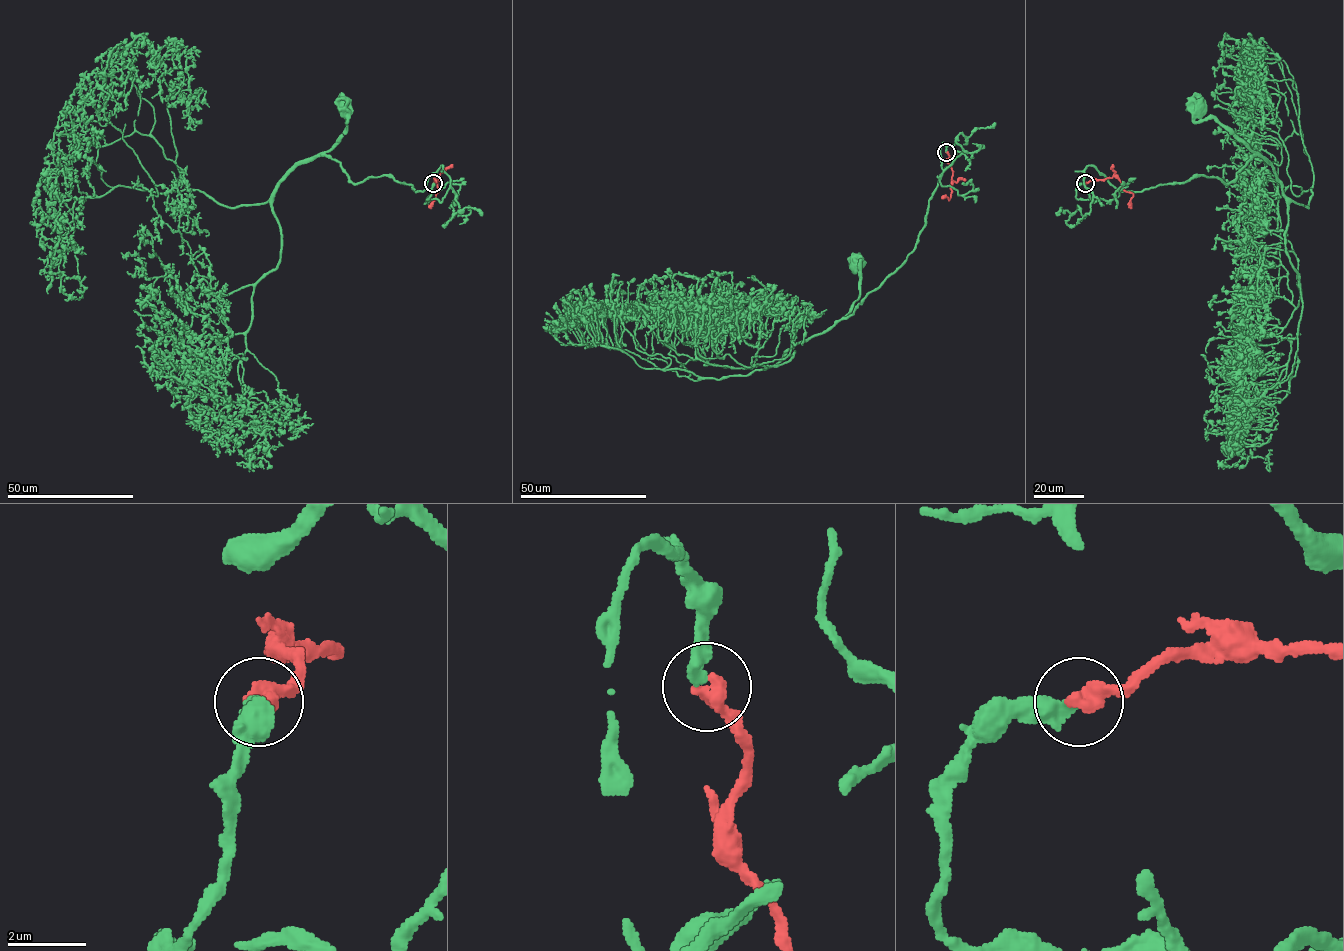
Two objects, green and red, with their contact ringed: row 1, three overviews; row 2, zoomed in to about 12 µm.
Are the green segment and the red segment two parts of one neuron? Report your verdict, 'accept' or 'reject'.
accept

